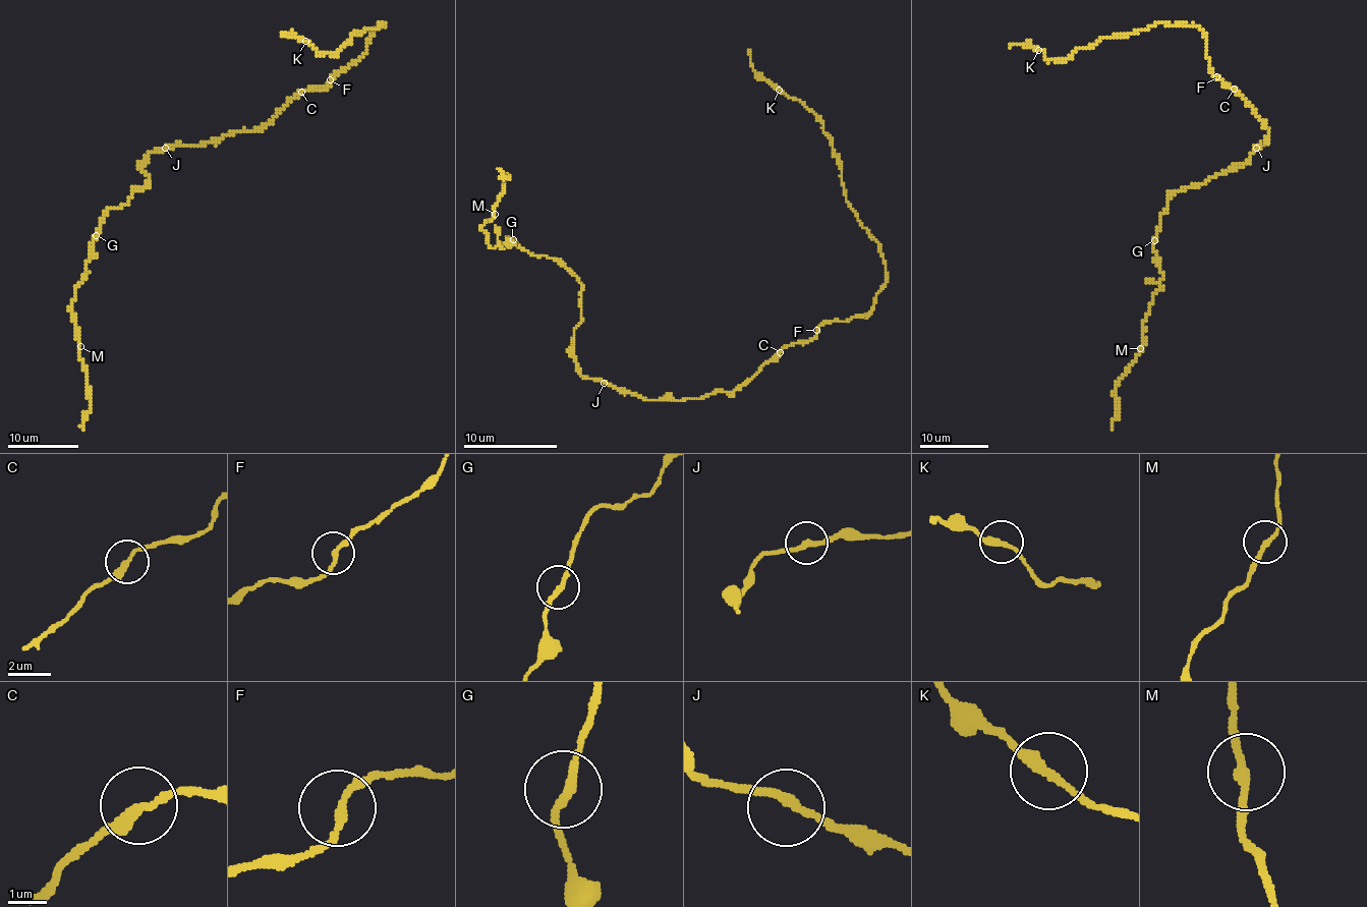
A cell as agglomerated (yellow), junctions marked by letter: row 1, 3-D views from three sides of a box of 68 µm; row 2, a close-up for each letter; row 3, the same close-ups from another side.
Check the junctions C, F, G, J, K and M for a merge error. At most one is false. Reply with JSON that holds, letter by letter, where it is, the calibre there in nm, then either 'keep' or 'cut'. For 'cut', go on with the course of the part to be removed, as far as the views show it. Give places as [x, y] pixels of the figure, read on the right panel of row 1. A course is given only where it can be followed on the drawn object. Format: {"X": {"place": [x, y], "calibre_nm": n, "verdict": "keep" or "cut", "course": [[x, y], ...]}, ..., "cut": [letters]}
{"C": {"place": [1234, 89], "calibre_nm": 240, "verdict": "keep"}, "F": {"place": [1216, 76], "calibre_nm": 200, "verdict": "keep"}, "G": {"place": [1154, 240], "calibre_nm": 220, "verdict": "keep"}, "J": {"place": [1256, 148], "calibre_nm": 240, "verdict": "keep"}, "K": {"place": [1038, 50], "calibre_nm": 260, "verdict": "keep"}, "M": {"place": [1140, 348], "calibre_nm": 200, "verdict": "keep"}, "cut": []}

